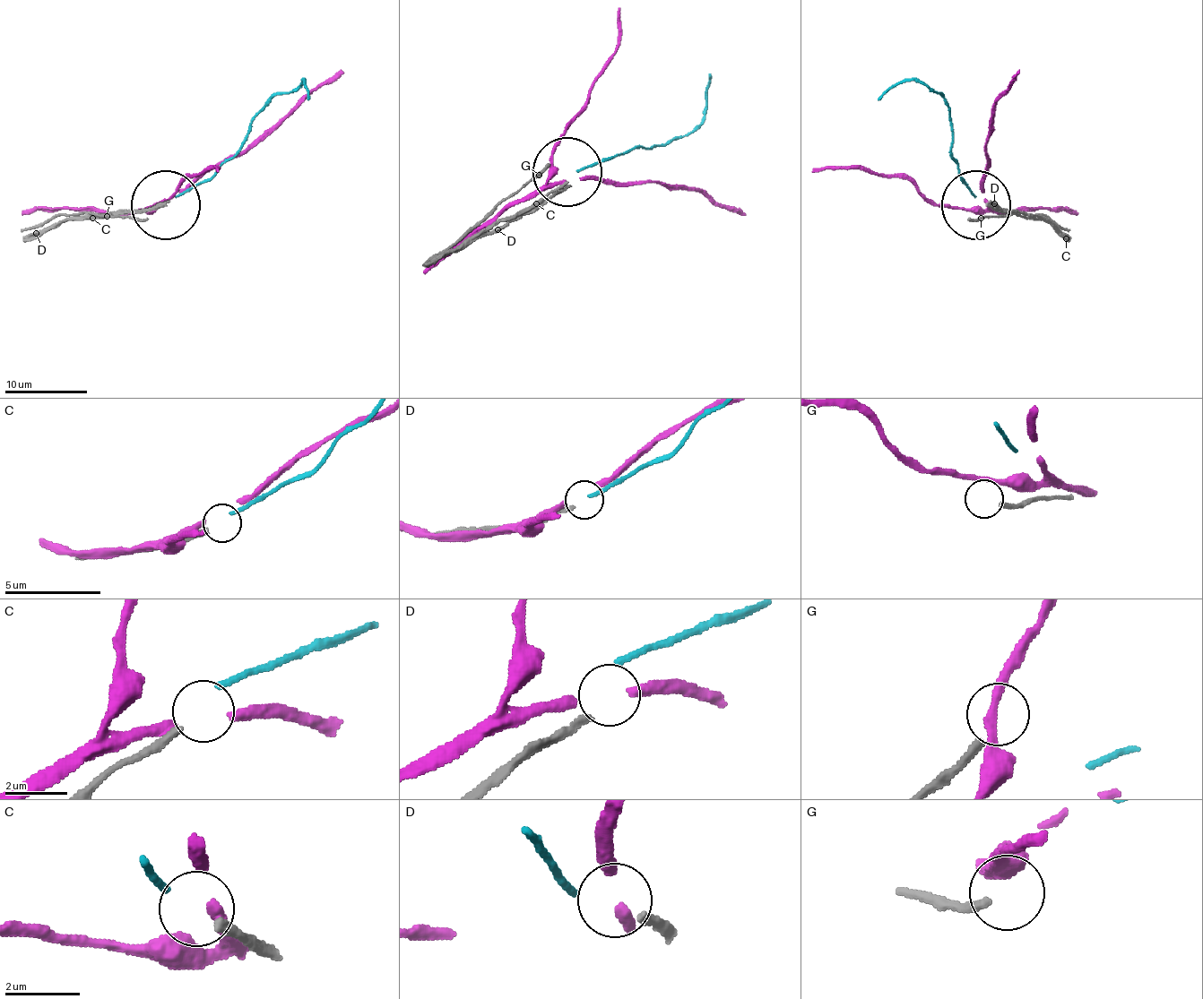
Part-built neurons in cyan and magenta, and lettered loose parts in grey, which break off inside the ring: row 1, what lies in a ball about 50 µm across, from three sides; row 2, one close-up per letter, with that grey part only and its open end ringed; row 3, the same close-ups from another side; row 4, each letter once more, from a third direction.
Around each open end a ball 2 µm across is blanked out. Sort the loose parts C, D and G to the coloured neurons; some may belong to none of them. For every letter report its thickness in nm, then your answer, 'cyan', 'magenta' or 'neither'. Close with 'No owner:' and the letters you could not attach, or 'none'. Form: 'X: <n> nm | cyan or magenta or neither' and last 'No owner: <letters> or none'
C: 280 nm | neither
D: 220 nm | neither
G: 260 nm | neither
No owner: C, D, G

